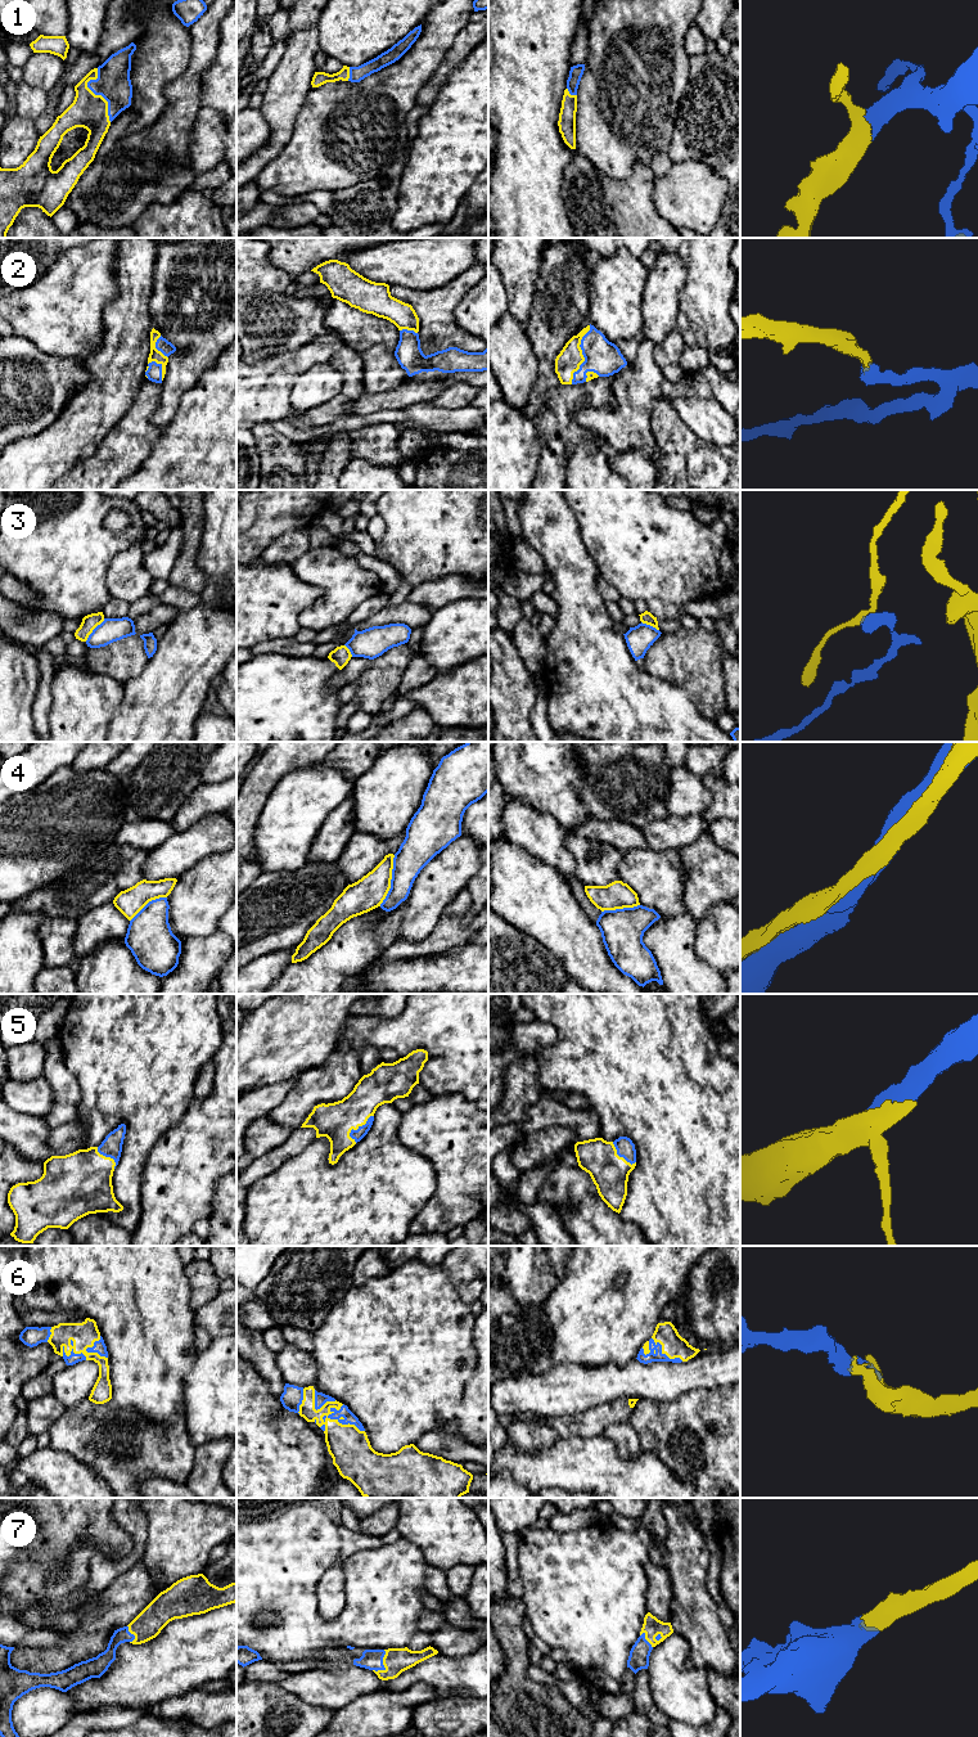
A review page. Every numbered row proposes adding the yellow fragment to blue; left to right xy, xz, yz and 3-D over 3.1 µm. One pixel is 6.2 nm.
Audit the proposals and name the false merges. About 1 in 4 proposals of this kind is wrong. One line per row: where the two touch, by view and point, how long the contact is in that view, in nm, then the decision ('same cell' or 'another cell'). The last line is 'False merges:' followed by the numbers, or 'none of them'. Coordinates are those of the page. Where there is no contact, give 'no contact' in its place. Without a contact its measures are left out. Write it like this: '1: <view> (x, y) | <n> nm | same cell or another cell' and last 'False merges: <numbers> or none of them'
1: xy (97, 94) | 340 nm | same cell
2: yz (582, 354) | 380 nm | same cell
3: xy (93, 630) | 190 nm | another cell
4: xz (391, 881) | 340 nm | same cell
5: xz (357, 1129) | 200 nm | same cell
6: xz (343, 1423) | 280 nm | same cell
7: xz (382, 1664) | 160 nm | same cell
False merges: 3

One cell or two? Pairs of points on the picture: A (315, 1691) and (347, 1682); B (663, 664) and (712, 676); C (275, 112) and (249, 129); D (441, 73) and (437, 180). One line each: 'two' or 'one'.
A: one
B: one
C: two
D: two

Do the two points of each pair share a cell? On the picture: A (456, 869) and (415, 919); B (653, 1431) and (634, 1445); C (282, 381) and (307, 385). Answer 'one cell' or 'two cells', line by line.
A: one cell
B: two cells
C: two cells

